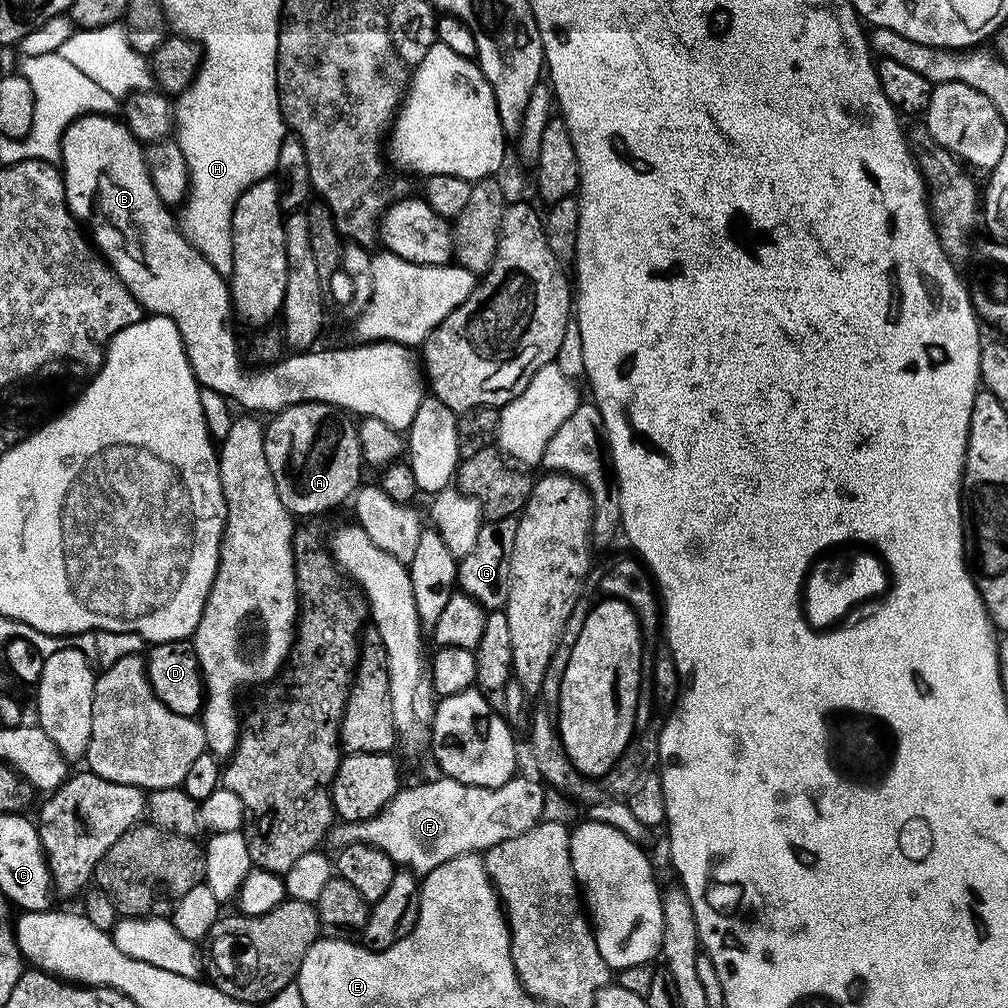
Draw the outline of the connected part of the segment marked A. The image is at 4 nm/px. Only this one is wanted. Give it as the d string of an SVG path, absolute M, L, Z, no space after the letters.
M295 404L275 413L264 430L266 462L274 474L274 486L282 506L293 517L316 516L327 508L336 508L361 487L359 434L349 413L333 404Z

